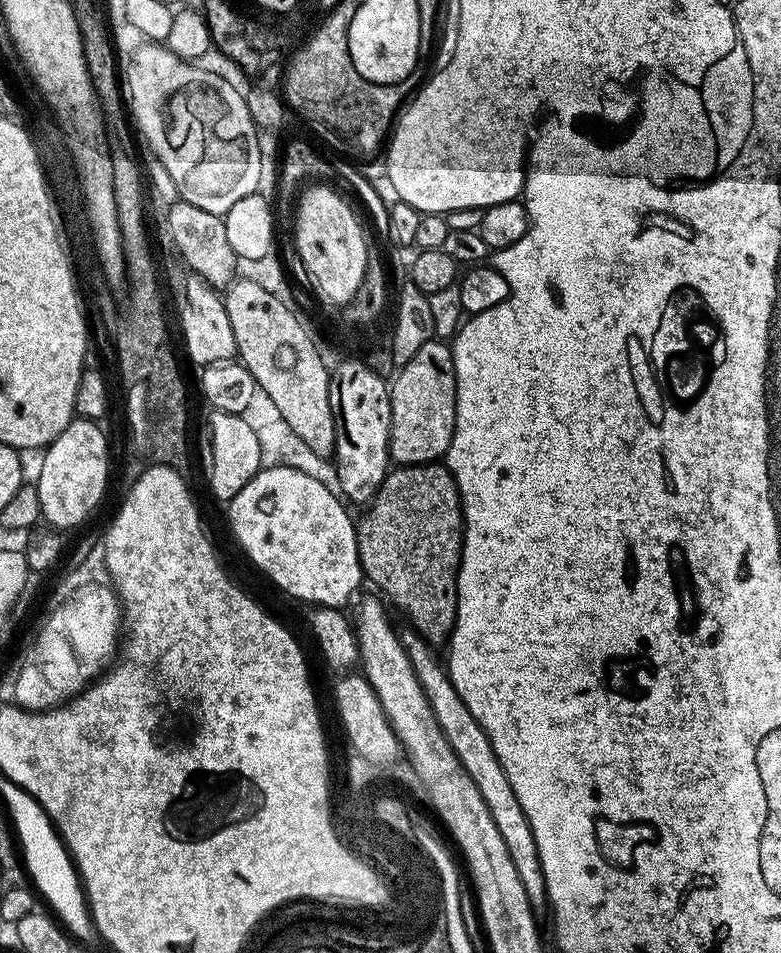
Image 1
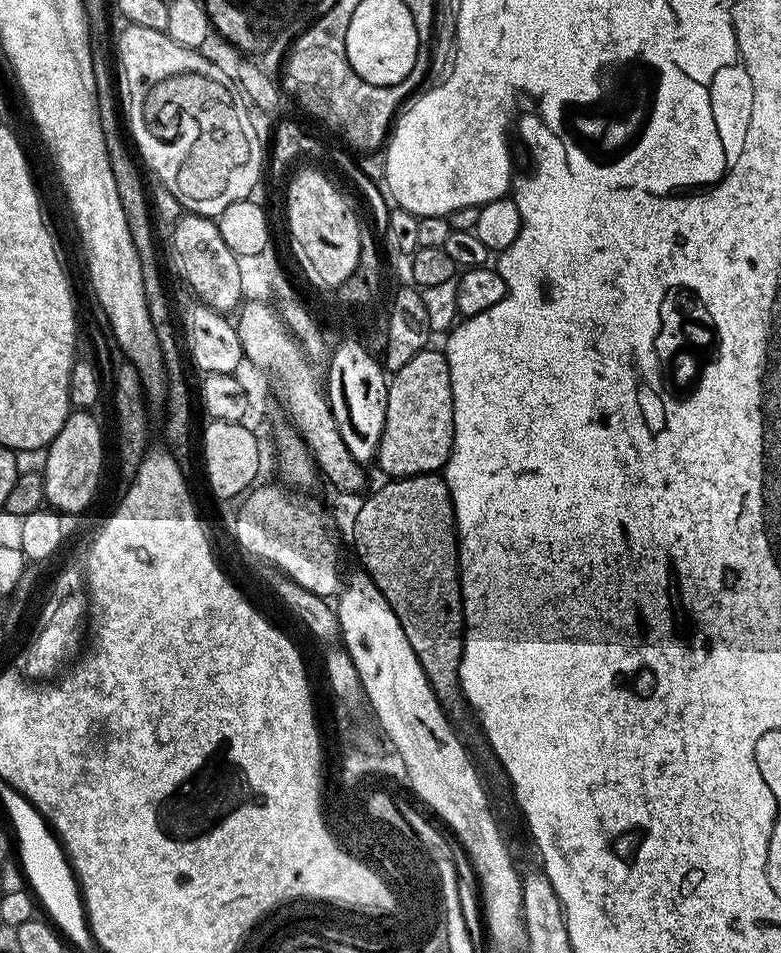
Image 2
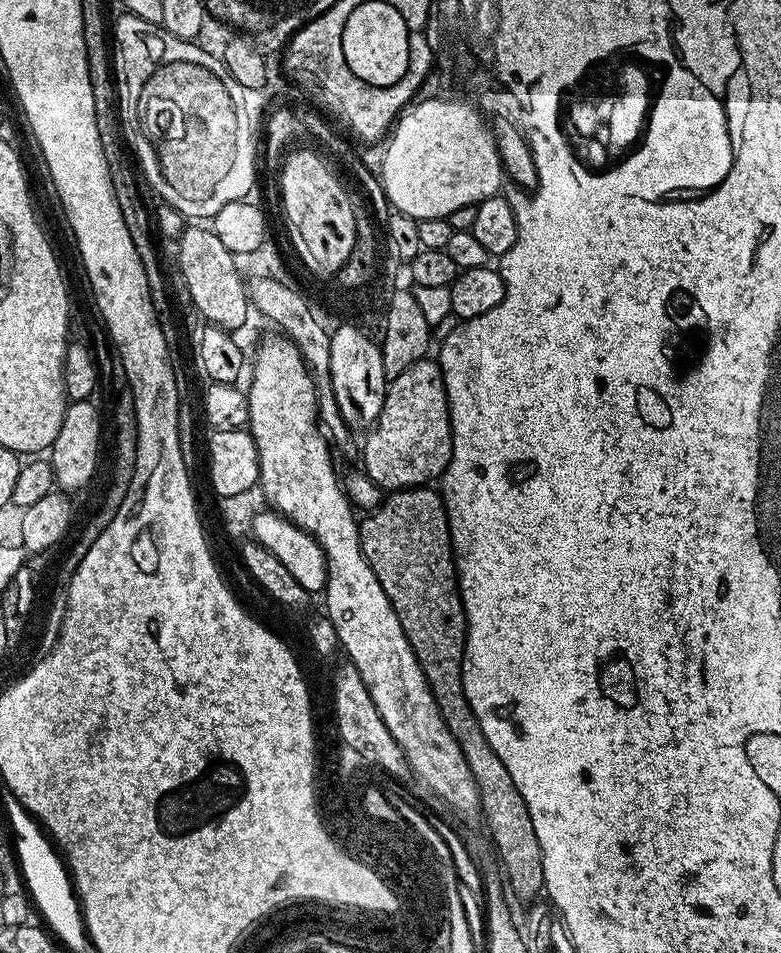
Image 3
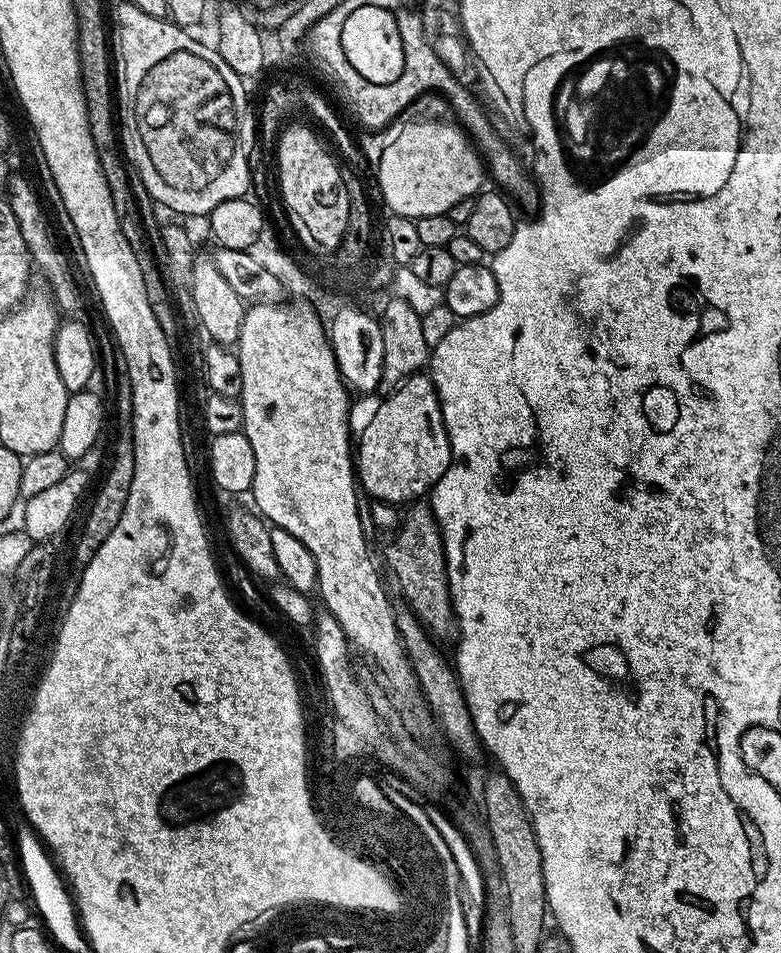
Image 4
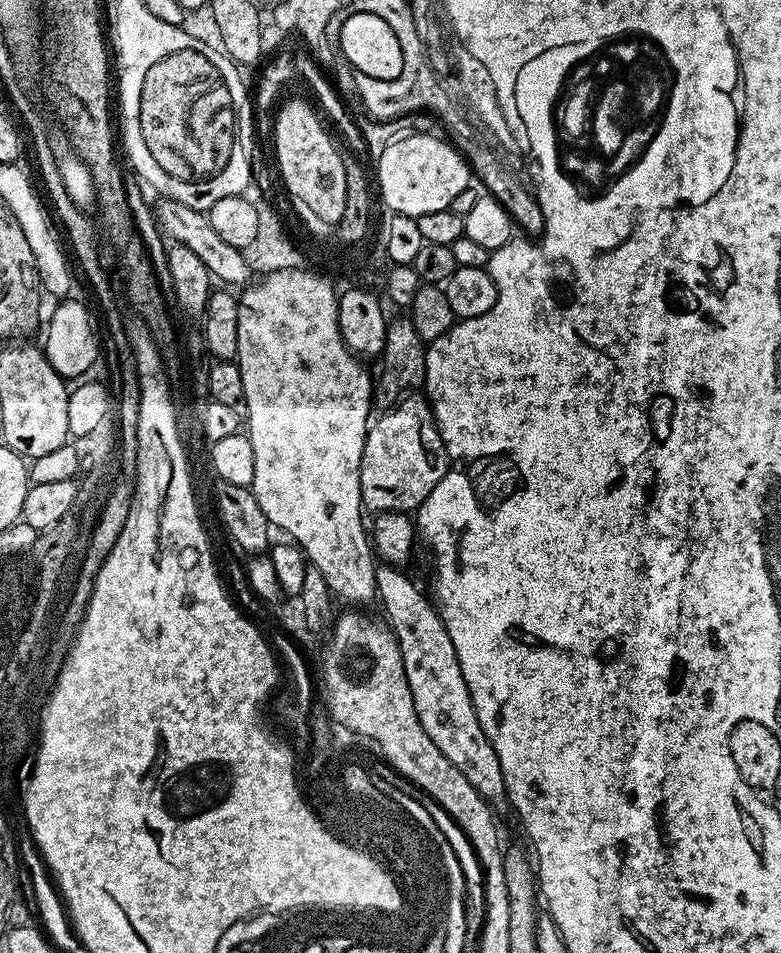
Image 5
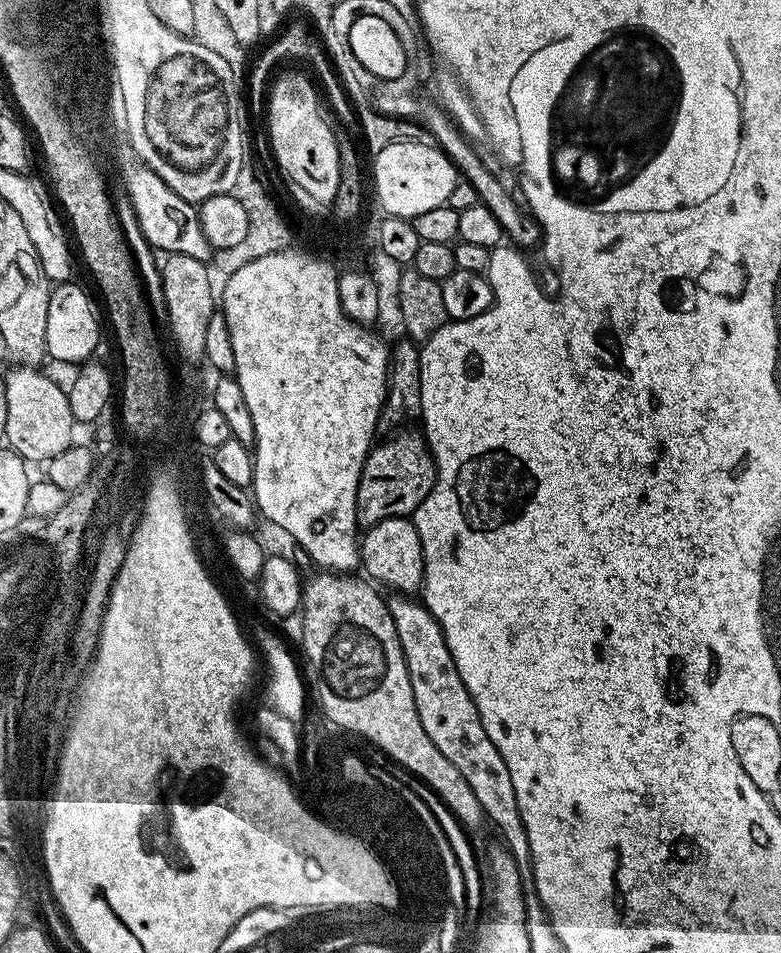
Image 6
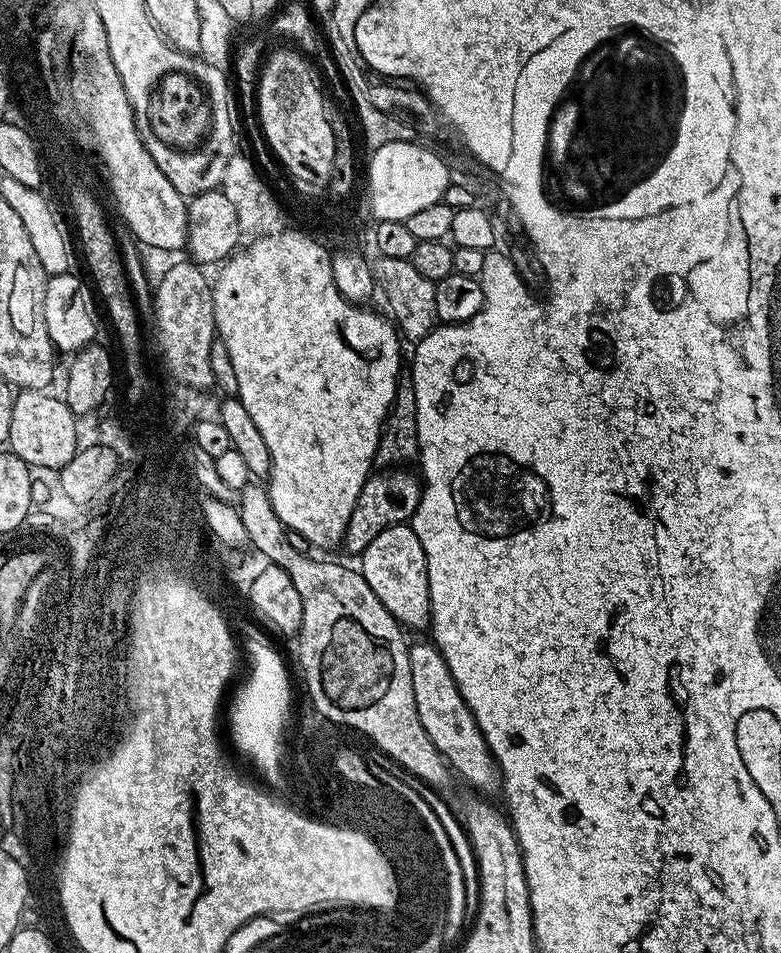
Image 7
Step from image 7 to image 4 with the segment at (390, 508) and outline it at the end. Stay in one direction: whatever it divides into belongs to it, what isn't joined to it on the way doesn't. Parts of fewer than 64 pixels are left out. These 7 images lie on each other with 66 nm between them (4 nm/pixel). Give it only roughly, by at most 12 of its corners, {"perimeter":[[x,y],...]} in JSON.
{"perimeter":[[431,375],[383,397],[354,471],[373,501],[427,497],[452,465]]}

